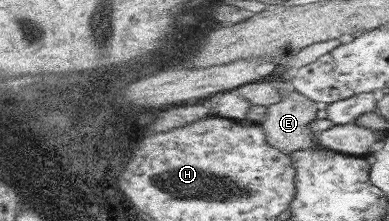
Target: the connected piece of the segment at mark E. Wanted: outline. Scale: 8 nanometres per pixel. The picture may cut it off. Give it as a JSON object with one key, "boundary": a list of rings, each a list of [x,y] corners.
{"boundary":[[[280,78],[280,80],[284,82],[284,85],[280,87],[282,94],[284,94],[284,99],[279,103],[266,106],[266,109],[268,109],[266,119],[259,123],[259,126],[264,129],[266,137],[268,137],[268,144],[287,155],[310,148],[314,150],[325,149],[319,145],[318,133],[310,128],[310,125],[318,120],[318,111],[322,106],[300,94],[298,90],[291,86],[290,81],[285,81],[283,78]]]}

